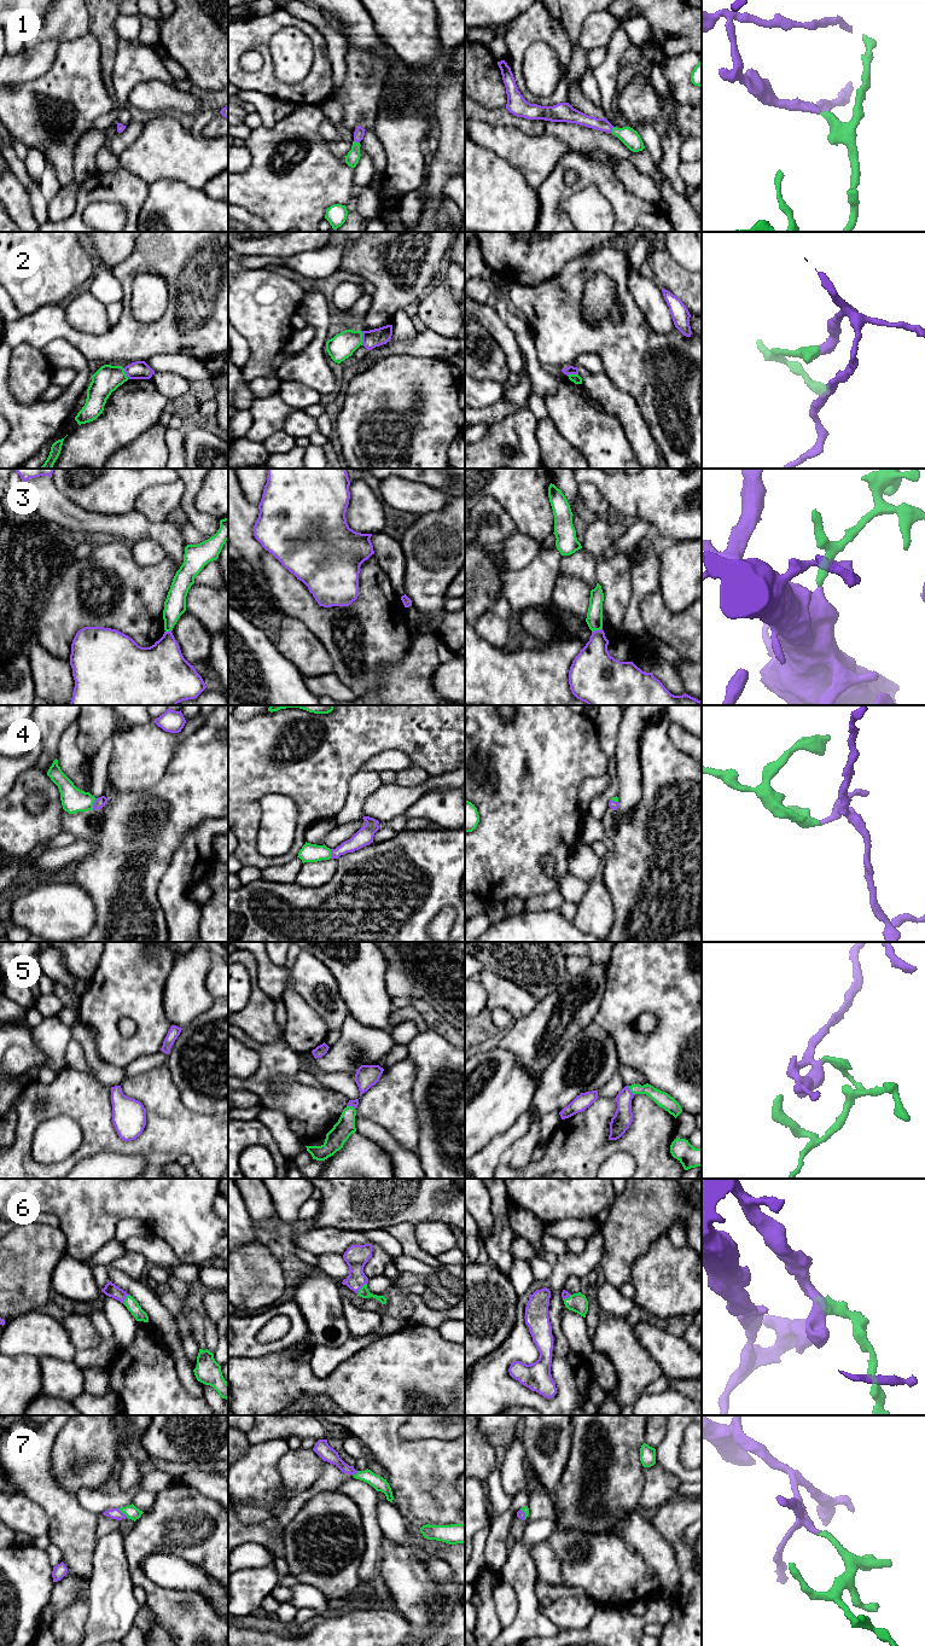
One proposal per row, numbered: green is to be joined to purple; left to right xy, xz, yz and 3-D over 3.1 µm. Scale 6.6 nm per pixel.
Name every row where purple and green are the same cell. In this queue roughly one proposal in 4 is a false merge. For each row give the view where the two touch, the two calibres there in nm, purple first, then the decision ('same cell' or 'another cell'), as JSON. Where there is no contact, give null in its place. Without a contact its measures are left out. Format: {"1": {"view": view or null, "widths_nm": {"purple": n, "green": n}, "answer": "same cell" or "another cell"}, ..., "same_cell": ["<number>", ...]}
{"1": {"view": "xz", "widths_nm": {"purple": 70, "green": 90}, "answer": "same cell"}, "2": {"view": "xz", "widths_nm": {"purple": 120, "green": 170}, "answer": "another cell"}, "3": {"view": "yz", "widths_nm": {"purple": 280, "green": 110}, "answer": "same cell"}, "4": {"view": "xy", "widths_nm": {"purple": 70, "green": 160}, "answer": "same cell"}, "5": {"view": "yz", "widths_nm": {"purple": 130, "green": 100}, "answer": "same cell"}, "6": {"view": "xz", "widths_nm": {"purple": 160, "green": 70}, "answer": "same cell"}, "7": {"view": "xy", "widths_nm": {"purple": 80, "green": 90}, "answer": "same cell"}, "same_cell": ["1", "3", "4", "5", "6", "7"]}

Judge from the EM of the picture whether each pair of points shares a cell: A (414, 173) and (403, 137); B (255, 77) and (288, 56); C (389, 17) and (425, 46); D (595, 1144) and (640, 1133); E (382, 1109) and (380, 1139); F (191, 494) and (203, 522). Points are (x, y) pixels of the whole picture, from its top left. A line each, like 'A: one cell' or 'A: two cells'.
A: one cell
B: two cells
C: one cell
D: one cell
E: two cells
F: one cell

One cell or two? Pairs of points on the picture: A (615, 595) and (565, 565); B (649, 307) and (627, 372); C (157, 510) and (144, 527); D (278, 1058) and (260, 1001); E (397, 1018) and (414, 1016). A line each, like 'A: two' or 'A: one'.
A: two
B: two
C: two
D: two
E: one

